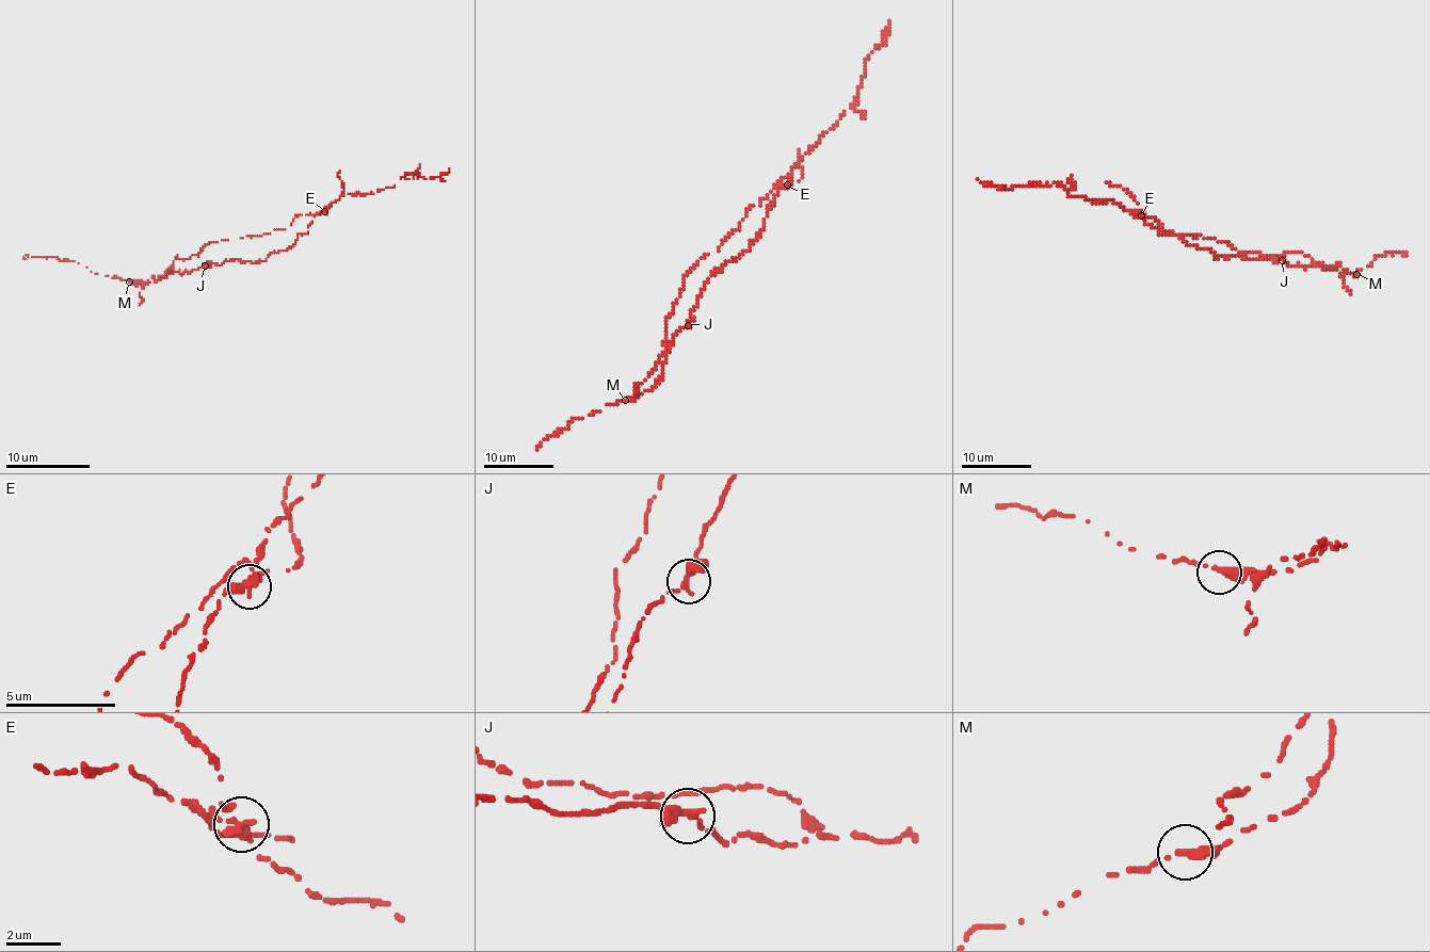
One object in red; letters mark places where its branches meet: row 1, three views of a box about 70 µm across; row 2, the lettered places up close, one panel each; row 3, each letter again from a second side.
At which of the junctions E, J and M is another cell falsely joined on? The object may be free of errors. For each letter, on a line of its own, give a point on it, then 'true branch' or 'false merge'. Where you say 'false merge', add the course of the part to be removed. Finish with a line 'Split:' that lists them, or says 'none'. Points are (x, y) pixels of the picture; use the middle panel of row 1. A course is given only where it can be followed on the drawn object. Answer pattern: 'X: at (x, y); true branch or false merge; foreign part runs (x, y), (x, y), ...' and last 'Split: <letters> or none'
E: at (787, 184); false merge; foreign part runs (787, 186), (782, 178), (718, 249), (686, 273), (665, 321), (663, 351), (646, 381), (633, 386), (633, 393)
J: at (688, 325); true branch
M: at (625, 400); true branch
Split: E

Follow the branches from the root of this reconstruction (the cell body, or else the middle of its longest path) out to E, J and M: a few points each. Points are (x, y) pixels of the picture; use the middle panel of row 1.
E: (738, 257), (757, 238), (776, 189), (787, 186)
J: (738, 257), (710, 276), (688, 325)
M: (738, 257), (719, 268), (707, 281), (690, 323), (672, 339), (658, 384), (625, 400)

